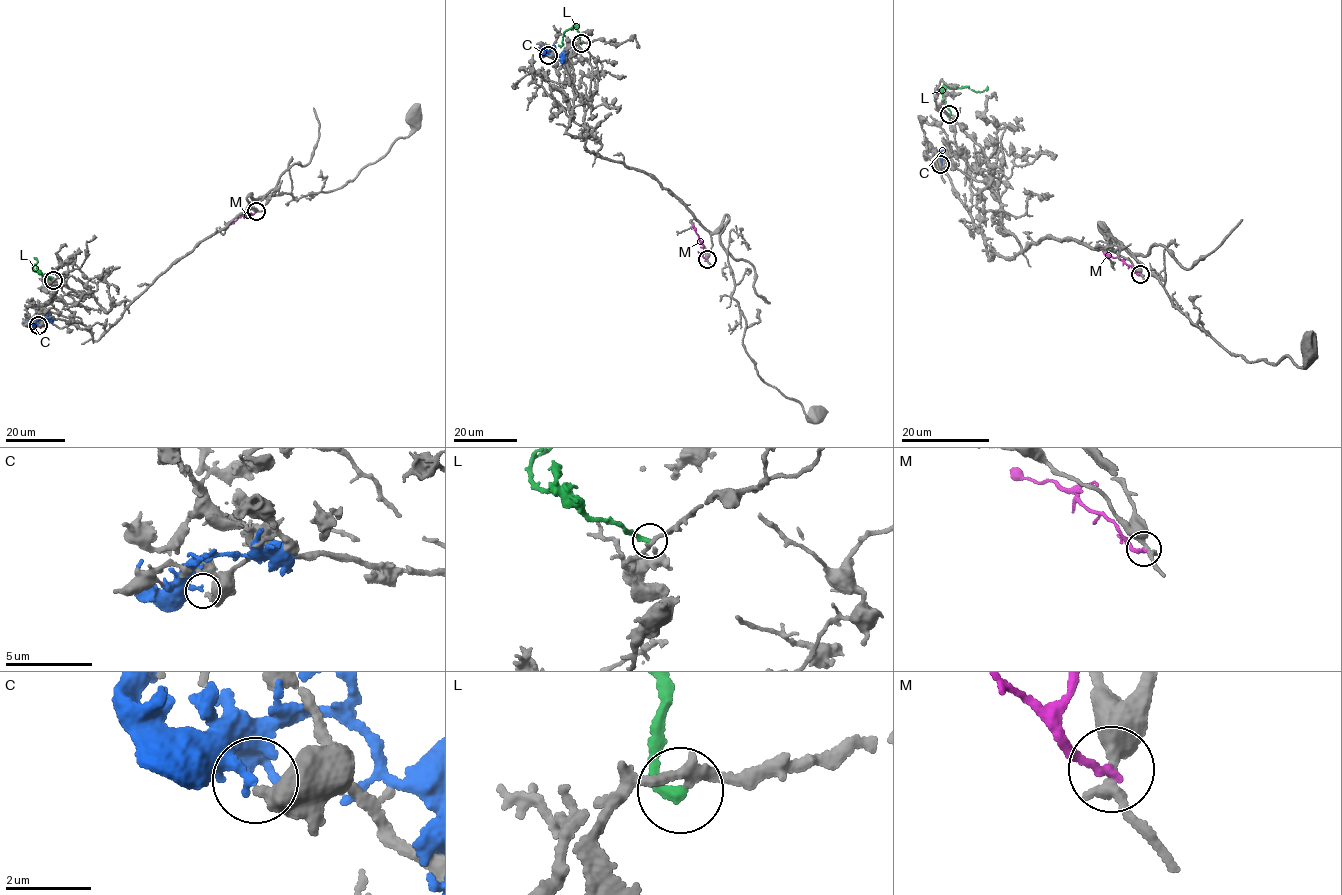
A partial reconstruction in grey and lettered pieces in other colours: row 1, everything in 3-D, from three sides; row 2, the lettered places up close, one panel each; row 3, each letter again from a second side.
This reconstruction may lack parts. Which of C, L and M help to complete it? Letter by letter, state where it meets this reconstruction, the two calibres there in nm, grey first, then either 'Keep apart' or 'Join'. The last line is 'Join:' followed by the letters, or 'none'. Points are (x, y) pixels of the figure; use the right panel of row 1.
C: Touches grey at (940, 164). Thickness 400 nm (grey) against 190 nm. Keep apart
L: Touches grey at (949, 114). Thickness 240 nm (grey) against 280 nm. Keep apart
M: Touches grey at (1140, 274). Thickness 420 nm (grey) against 190 nm. Keep apart
Join: none

